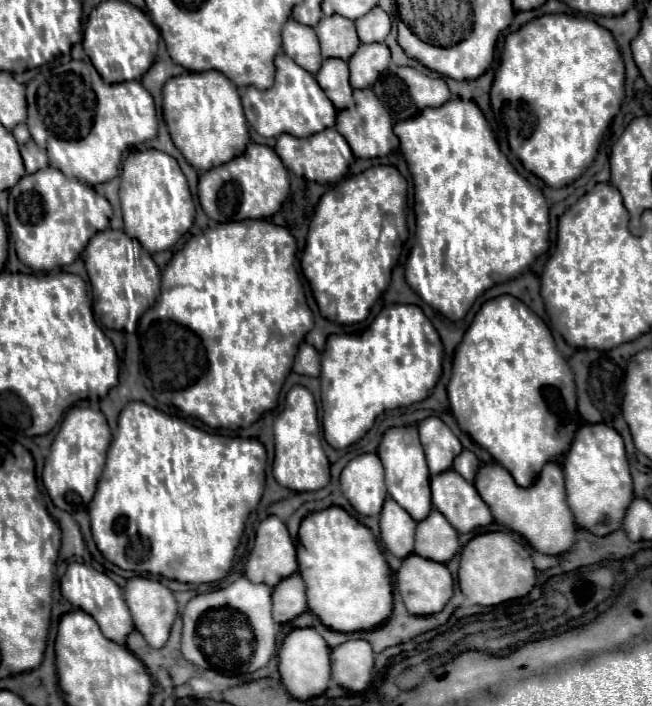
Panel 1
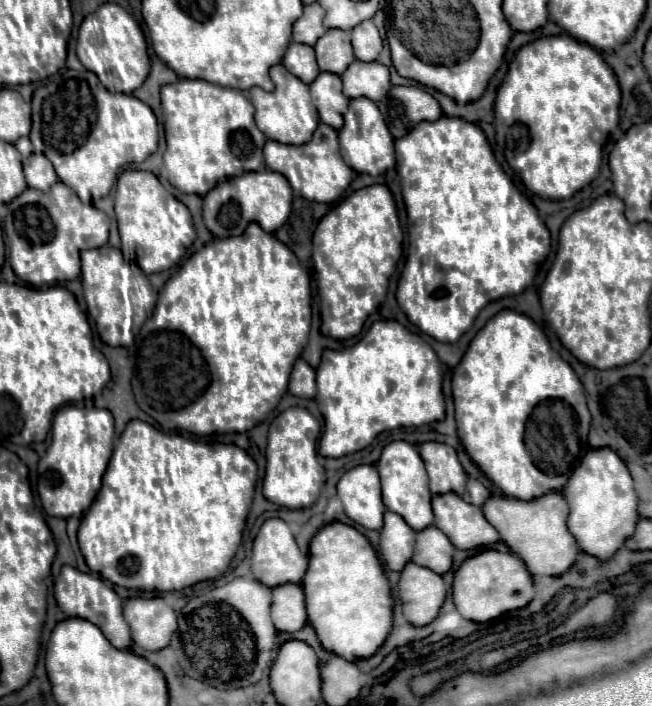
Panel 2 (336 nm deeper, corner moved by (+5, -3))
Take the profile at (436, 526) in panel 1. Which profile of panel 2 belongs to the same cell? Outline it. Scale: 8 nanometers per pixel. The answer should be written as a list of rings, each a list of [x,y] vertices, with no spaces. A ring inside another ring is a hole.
[[[428,526],[416,536],[416,550],[412,562],[430,568],[438,574],[446,574],[452,568],[452,554],[454,546],[450,544],[448,536],[438,528]]]

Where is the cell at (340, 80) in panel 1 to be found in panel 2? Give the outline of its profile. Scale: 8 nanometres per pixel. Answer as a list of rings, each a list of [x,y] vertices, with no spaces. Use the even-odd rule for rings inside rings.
[[[320,72],[310,84],[310,94],[318,108],[320,120],[330,124],[334,130],[342,128],[342,116],[348,108],[348,98],[342,94],[342,80],[332,72]]]

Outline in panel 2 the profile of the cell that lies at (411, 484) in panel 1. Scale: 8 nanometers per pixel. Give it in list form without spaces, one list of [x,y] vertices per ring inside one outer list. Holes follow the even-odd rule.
[[[402,440],[392,442],[382,450],[382,456],[376,468],[382,480],[382,498],[386,508],[392,512],[398,512],[406,520],[406,524],[410,524],[410,528],[414,528],[416,532],[422,528],[428,528],[434,520],[434,514],[430,508],[432,494],[426,484],[426,470],[424,470],[422,458],[418,456],[418,448]]]

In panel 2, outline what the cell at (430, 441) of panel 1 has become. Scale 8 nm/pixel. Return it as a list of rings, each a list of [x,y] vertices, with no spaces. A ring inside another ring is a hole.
[[[426,442],[420,446],[420,456],[430,476],[432,494],[442,494],[442,492],[462,494],[464,492],[468,476],[462,464],[458,462],[456,450],[452,446],[438,444],[438,442]]]

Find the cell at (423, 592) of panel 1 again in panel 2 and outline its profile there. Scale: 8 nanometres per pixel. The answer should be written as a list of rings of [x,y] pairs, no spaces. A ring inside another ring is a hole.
[[[414,562],[406,564],[400,574],[400,600],[406,620],[414,626],[426,626],[436,616],[446,598],[442,576]]]

